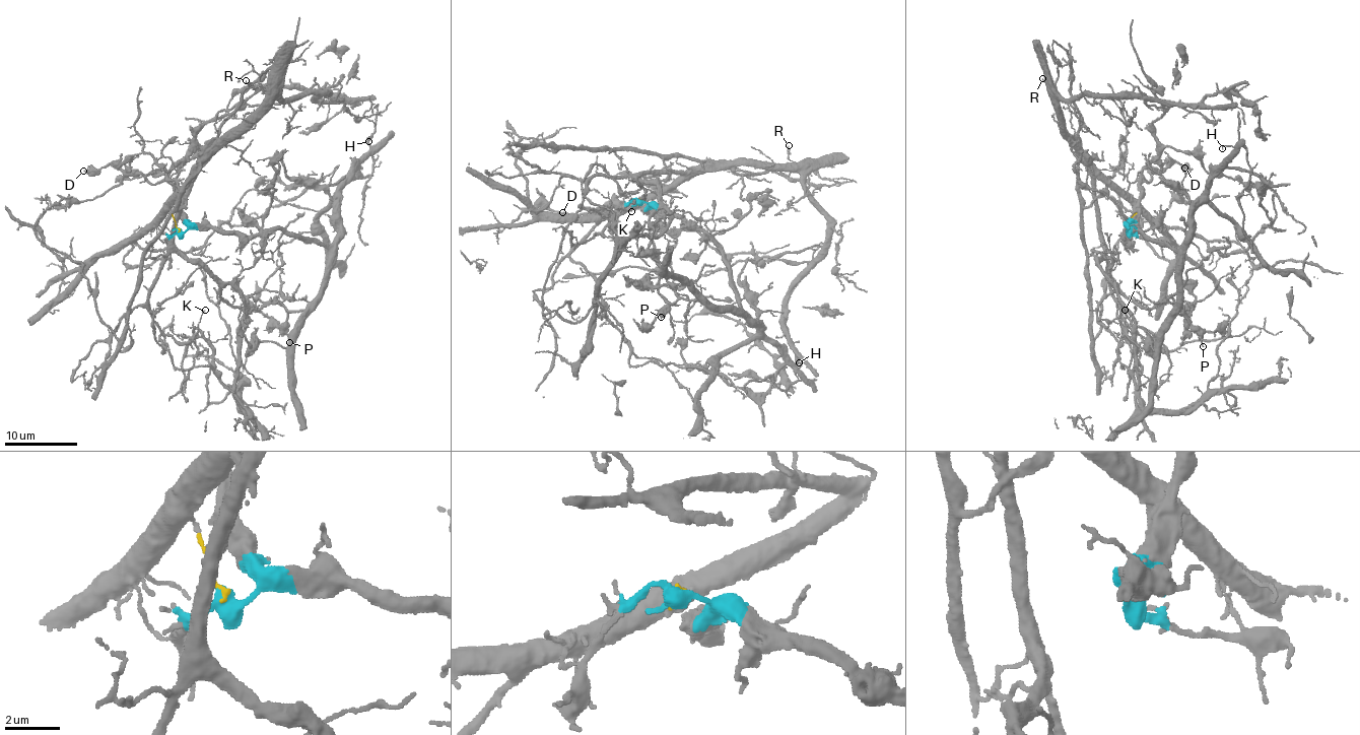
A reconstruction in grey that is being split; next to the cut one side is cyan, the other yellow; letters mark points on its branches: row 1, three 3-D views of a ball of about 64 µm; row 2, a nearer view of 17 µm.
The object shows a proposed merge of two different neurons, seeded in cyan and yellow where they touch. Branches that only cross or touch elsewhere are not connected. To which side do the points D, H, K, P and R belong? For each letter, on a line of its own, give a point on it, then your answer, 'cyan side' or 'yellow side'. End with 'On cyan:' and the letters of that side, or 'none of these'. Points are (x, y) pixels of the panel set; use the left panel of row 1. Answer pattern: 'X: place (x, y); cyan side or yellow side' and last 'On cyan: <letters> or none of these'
D: place (83, 171); cyan side
H: place (368, 141); yellow side
K: place (205, 310); yellow side
P: place (289, 342); cyan side
R: place (246, 80); yellow side
On cyan: D, P

